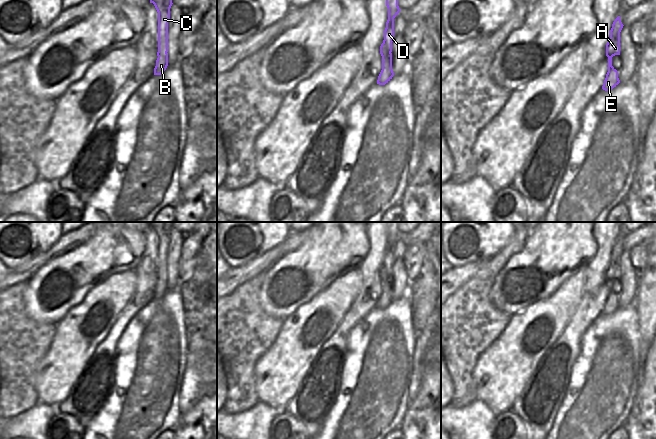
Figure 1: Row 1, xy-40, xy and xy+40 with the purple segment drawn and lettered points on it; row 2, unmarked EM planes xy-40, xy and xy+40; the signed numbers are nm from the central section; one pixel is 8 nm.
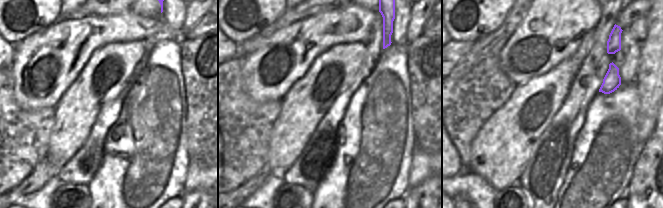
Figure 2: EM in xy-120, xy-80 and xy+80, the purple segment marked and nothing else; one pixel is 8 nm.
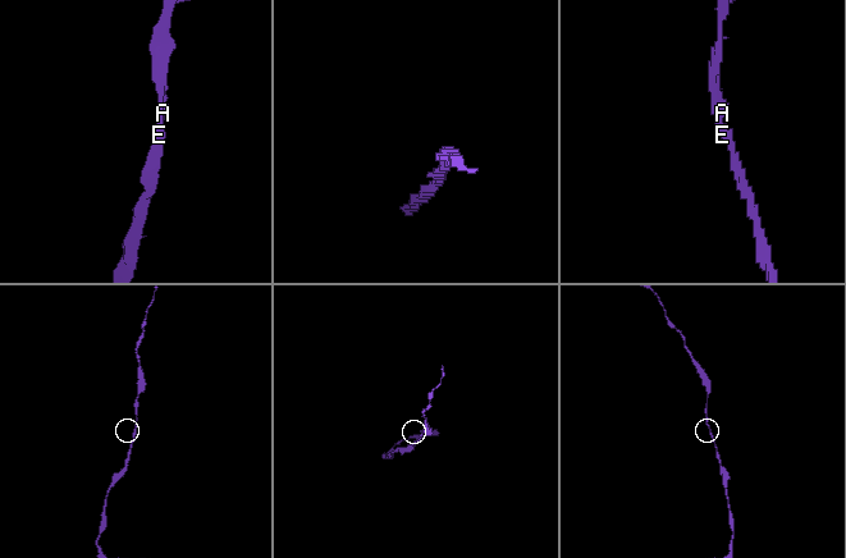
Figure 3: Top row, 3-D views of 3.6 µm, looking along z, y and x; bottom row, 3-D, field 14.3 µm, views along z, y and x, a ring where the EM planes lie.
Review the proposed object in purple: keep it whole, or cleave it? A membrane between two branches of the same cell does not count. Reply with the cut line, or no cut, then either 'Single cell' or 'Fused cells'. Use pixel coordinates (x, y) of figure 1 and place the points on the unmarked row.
No split. Single cell

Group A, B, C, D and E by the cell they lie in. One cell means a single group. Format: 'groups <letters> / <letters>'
groups A B C D E

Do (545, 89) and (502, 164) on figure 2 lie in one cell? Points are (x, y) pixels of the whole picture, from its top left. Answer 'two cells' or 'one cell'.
one cell

